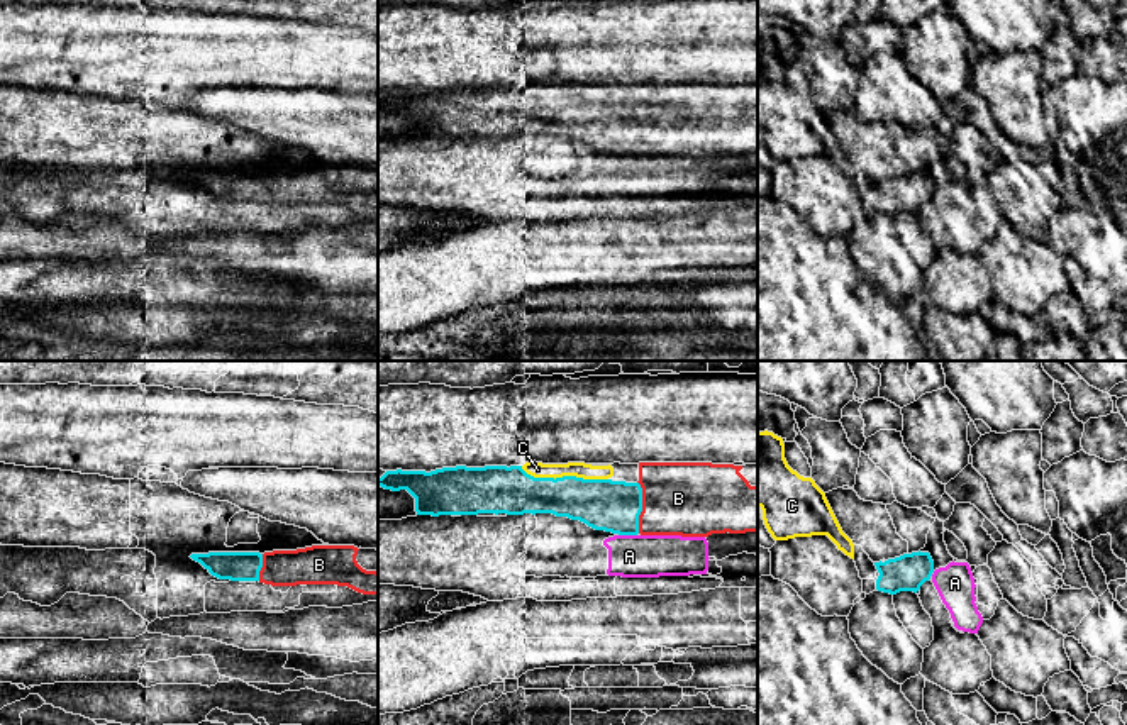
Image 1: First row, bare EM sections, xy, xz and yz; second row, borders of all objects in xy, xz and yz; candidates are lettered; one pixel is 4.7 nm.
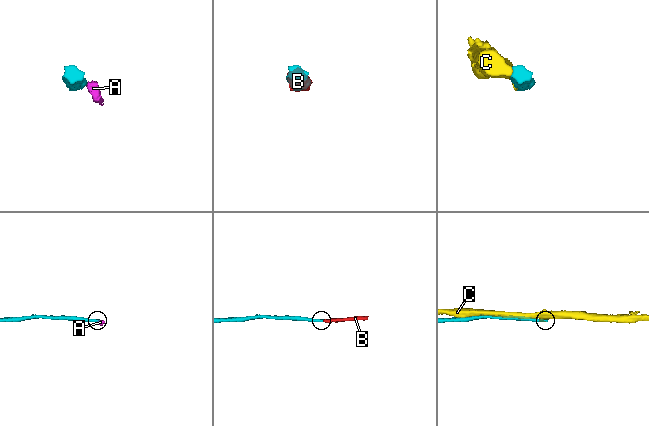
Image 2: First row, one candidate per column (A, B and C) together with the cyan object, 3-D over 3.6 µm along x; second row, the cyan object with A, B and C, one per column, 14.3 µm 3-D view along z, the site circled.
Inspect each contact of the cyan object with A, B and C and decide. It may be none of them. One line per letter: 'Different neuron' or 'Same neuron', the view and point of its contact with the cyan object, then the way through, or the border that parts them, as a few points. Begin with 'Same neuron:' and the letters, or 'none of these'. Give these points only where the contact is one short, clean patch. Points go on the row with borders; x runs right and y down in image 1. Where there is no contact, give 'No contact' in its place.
Same neuron: B
A: Different neuron. Touches cyan at xz (627, 534). Boundary: xz (619, 534), (636, 536)
B: Same neuron. Touches cyan at xz (641, 507). Path across: xz (607, 505), (641, 507), (678, 498)
C: Different neuron. Touches cyan at xz (565, 476)

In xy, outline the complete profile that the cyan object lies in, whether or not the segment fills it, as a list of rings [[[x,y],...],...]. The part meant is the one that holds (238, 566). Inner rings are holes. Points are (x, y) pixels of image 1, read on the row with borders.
[[[312,545],[273,552],[192,554],[212,576],[259,581],[271,586],[337,584],[363,595],[378,595],[378,573],[363,569],[354,545]]]

